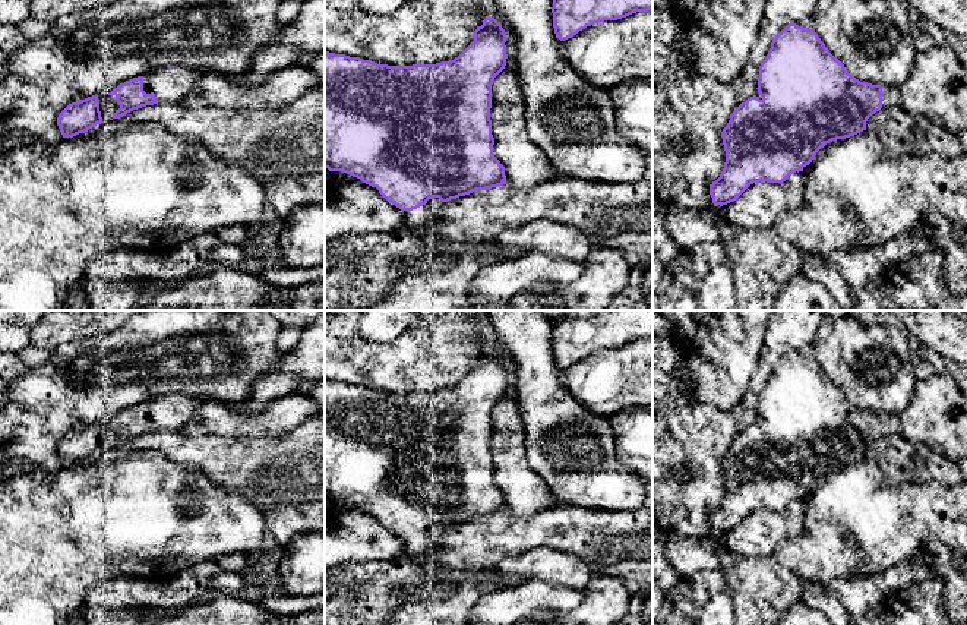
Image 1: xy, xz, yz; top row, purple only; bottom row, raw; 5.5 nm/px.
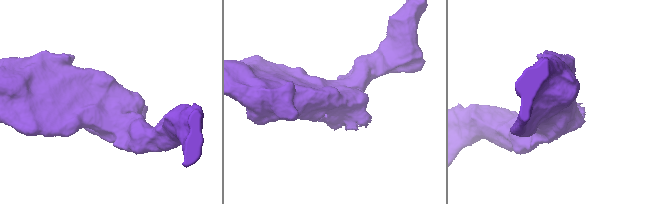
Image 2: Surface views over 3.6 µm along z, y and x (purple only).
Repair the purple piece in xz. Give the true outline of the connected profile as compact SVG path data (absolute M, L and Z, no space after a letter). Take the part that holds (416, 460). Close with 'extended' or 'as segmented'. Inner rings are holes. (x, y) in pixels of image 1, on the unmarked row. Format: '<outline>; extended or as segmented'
M489 344L458 385L436 392L388 394L325 378L325 496L376 515L404 540L404 555L421 565L433 558L443 530L505 512L505 495L493 482L490 436L493 408L506 394L506 366Z; extended

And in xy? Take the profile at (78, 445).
M168 394L120 411L107 423L69 432L57 445L63 465L85 461L107 448L158 430L178 432L212 398Z; extended

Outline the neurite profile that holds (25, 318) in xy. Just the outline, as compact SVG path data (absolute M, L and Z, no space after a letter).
M0 310L0 322L31 329L42 318L42 313L42 310Z

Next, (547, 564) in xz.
M549 546L527 549L500 561L497 569L513 585L527 581L547 581L572 590L582 590L591 580L588 561Z

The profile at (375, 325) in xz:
M364 310L360 334L369 341L389 343L418 321L413 310Z

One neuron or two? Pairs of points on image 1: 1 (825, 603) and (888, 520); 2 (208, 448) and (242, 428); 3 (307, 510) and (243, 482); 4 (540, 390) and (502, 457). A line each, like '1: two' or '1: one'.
1: two
2: two
3: one
4: two

